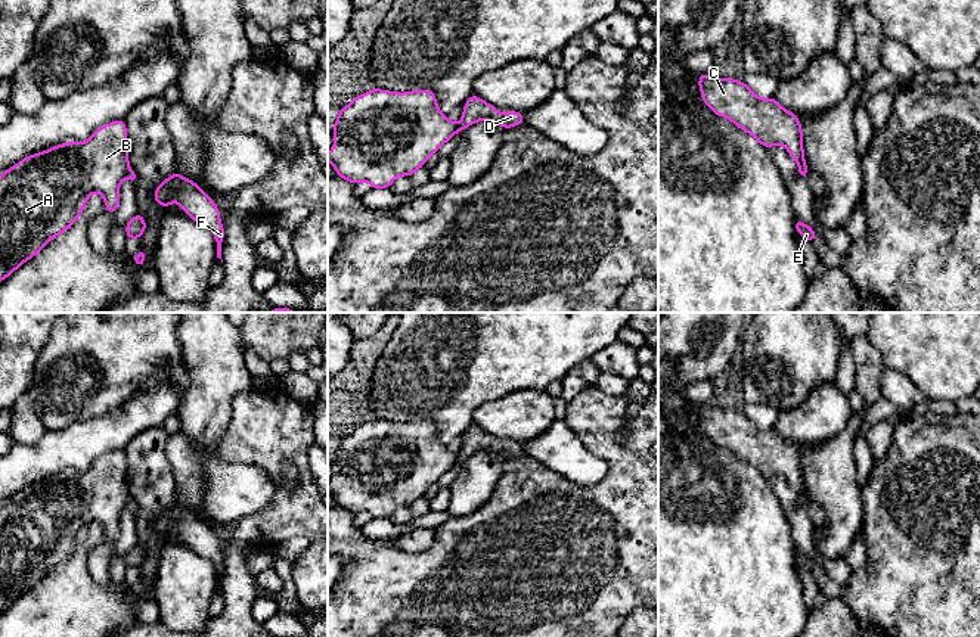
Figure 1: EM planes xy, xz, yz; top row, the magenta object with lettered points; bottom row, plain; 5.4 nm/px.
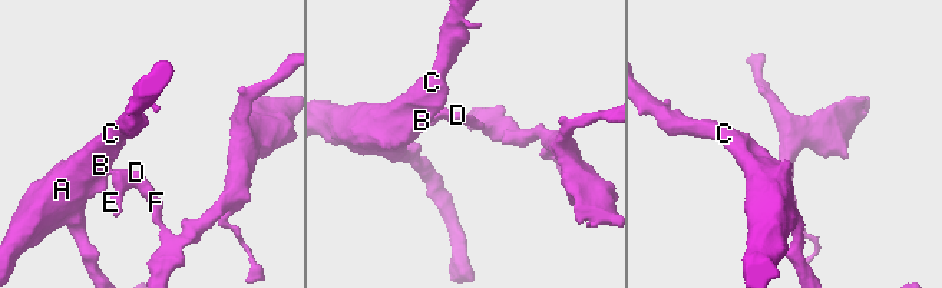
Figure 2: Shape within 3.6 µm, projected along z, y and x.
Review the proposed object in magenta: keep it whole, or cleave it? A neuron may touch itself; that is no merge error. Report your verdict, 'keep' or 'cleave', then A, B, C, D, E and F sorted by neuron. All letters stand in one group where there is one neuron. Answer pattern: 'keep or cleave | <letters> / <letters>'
cleave | A B C / D E F

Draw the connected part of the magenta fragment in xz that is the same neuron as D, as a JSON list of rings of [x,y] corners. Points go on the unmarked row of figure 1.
[[[472,425],[463,435],[463,445],[458,453],[458,460],[463,462],[477,451],[490,451],[503,459],[511,459],[524,453],[524,444],[517,441],[500,444],[497,438]]]

